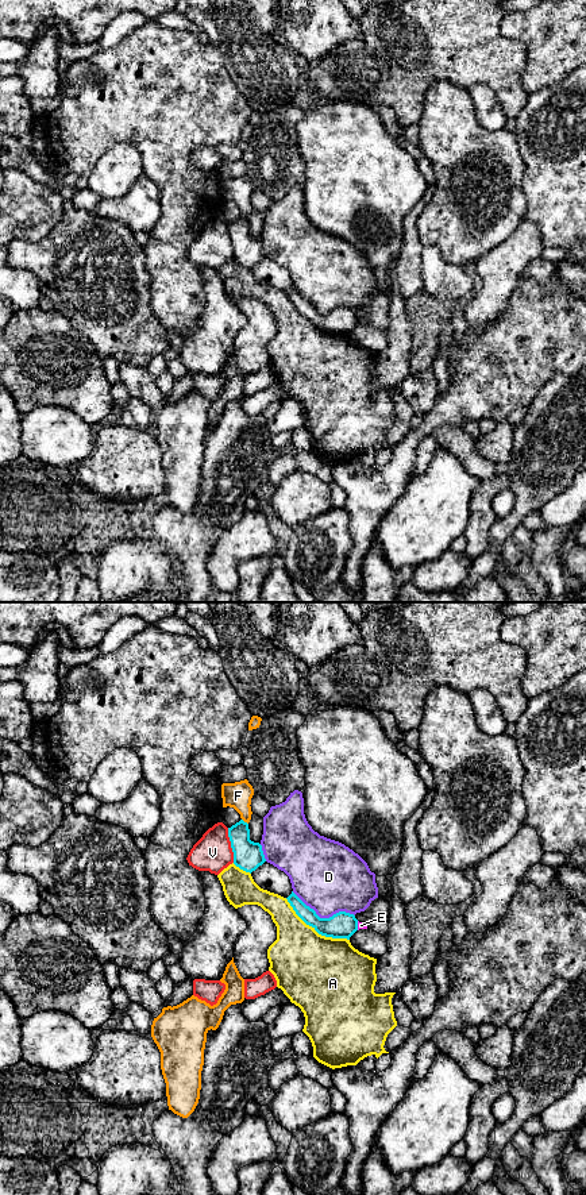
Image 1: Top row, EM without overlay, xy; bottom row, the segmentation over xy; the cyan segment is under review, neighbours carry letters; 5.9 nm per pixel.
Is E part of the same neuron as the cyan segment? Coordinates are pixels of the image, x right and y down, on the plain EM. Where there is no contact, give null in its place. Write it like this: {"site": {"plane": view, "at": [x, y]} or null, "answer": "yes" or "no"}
{"site": {"plane": "xy", "at": [357, 320]}, "answer": "no"}

